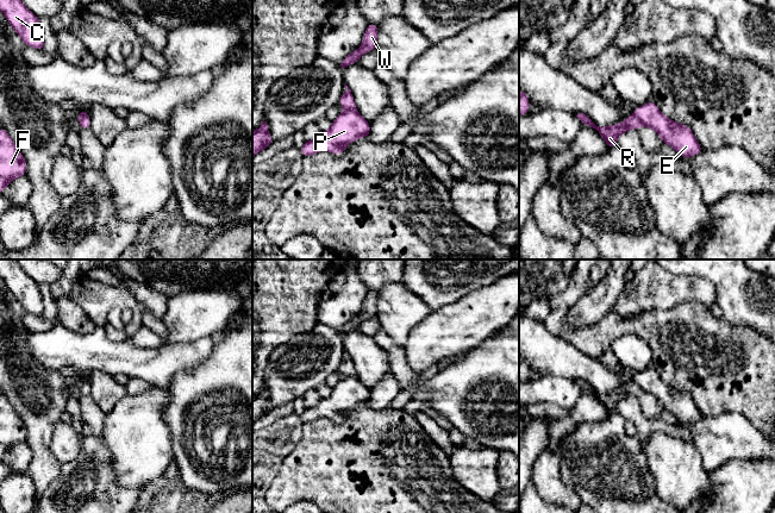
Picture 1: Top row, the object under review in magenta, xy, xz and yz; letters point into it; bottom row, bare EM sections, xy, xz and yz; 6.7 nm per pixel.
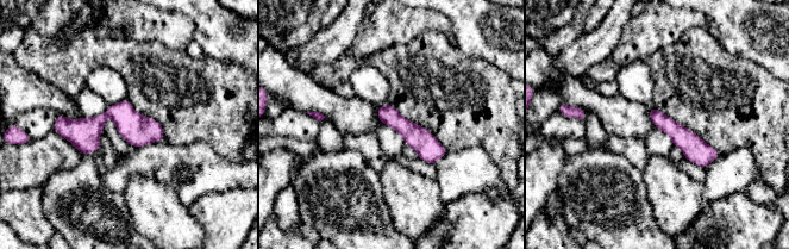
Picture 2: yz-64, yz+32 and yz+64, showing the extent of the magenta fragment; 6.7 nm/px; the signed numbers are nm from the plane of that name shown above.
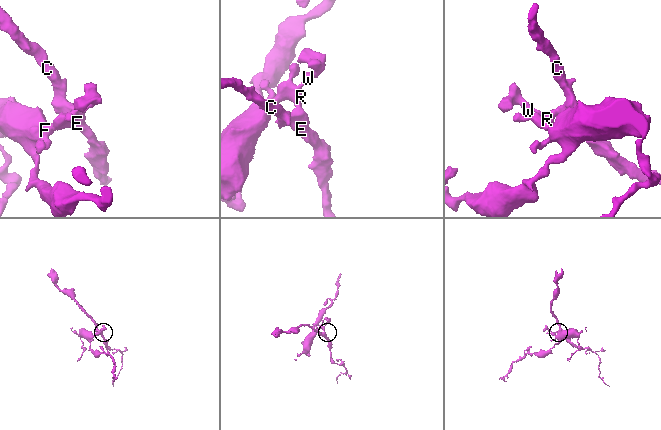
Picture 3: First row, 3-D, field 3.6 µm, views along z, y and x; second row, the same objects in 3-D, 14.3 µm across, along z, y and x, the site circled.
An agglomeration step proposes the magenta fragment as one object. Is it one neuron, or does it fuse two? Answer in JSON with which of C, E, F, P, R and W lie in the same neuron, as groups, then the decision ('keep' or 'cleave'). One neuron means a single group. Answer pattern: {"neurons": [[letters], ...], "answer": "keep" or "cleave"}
{"neurons": [["C", "E", "P"], ["F", "R", "W"]], "answer": "cleave"}

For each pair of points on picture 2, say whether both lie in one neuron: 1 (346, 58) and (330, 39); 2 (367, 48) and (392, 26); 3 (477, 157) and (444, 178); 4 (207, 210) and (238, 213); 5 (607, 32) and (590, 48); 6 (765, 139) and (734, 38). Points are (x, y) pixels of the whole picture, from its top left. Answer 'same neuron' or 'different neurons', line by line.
1: different neurons
2: same neuron
3: same neuron
4: same neuron
5: same neuron
6: different neurons

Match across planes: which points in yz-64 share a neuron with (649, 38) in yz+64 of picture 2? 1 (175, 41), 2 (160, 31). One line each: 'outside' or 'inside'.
1: inside
2: inside

